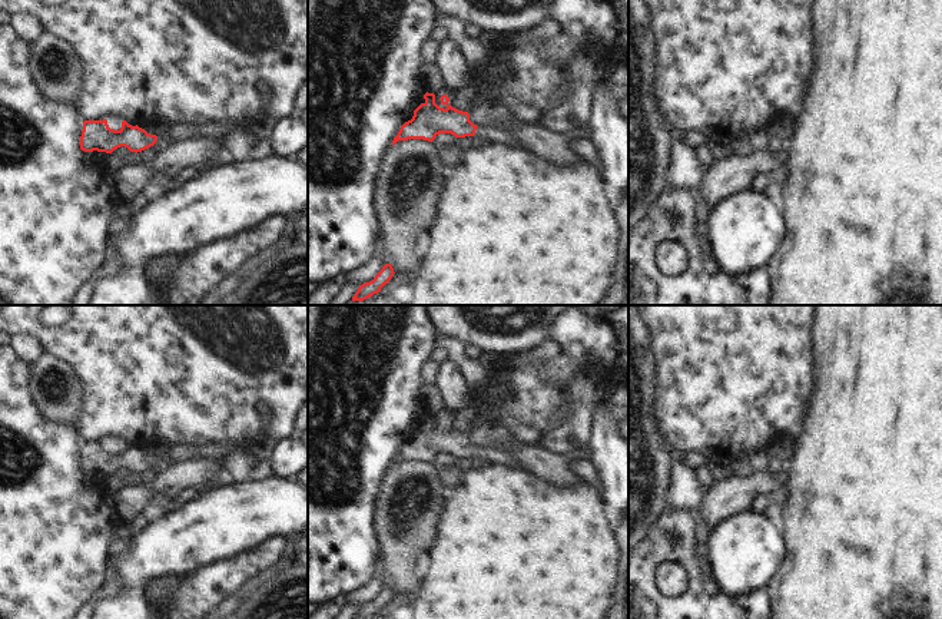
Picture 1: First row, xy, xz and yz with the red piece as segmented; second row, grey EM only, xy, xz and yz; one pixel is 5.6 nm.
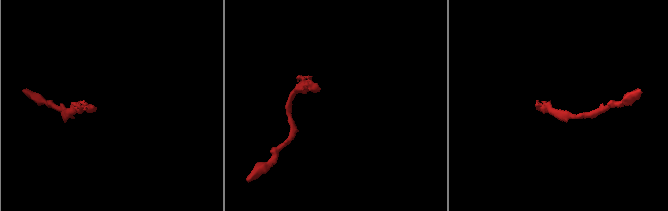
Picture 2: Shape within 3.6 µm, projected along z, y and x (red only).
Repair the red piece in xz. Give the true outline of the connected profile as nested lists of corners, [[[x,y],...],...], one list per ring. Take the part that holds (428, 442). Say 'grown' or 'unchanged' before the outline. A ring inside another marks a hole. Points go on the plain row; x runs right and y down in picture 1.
grown; [[[434,414],[424,416],[425,423],[415,431],[411,441],[405,443],[392,466],[398,461],[424,460],[432,463],[440,454],[451,454],[455,459],[480,457],[488,459],[494,466],[510,466],[525,470],[520,460],[510,451],[492,447],[477,447],[470,441],[470,434],[458,431],[451,426],[440,428]]]

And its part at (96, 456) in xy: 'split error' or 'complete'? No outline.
split error

